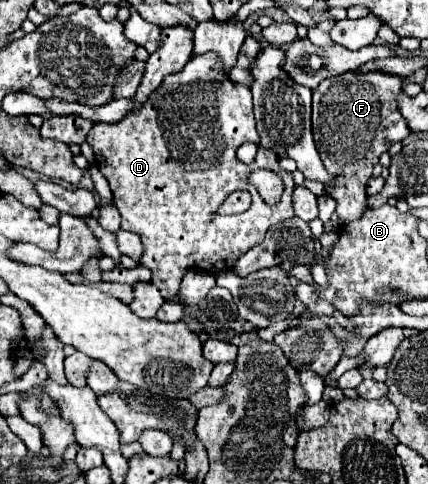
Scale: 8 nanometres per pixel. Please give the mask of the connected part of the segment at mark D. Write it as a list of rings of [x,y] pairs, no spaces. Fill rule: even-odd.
[[[214,53],[192,57],[180,73],[168,75],[162,81],[162,85],[148,97],[146,105],[142,105],[134,117],[124,117],[118,123],[98,123],[86,139],[94,149],[100,173],[110,183],[114,203],[122,215],[122,229],[140,235],[144,247],[140,265],[152,271],[152,283],[162,291],[164,299],[172,299],[178,293],[178,285],[186,269],[202,269],[212,275],[230,271],[234,261],[262,241],[270,227],[294,217],[292,173],[278,167],[278,157],[270,149],[258,147],[256,159],[250,165],[238,161],[236,149],[242,143],[260,143],[254,127],[250,89],[232,83],[228,77],[218,77],[218,69],[222,69],[222,65],[218,65],[218,57],[214,57]],[[254,169],[270,169],[282,177],[284,193],[278,203],[266,203],[246,181],[246,175]],[[234,191],[248,191],[252,195],[250,209],[234,217],[216,215],[218,207]]]

